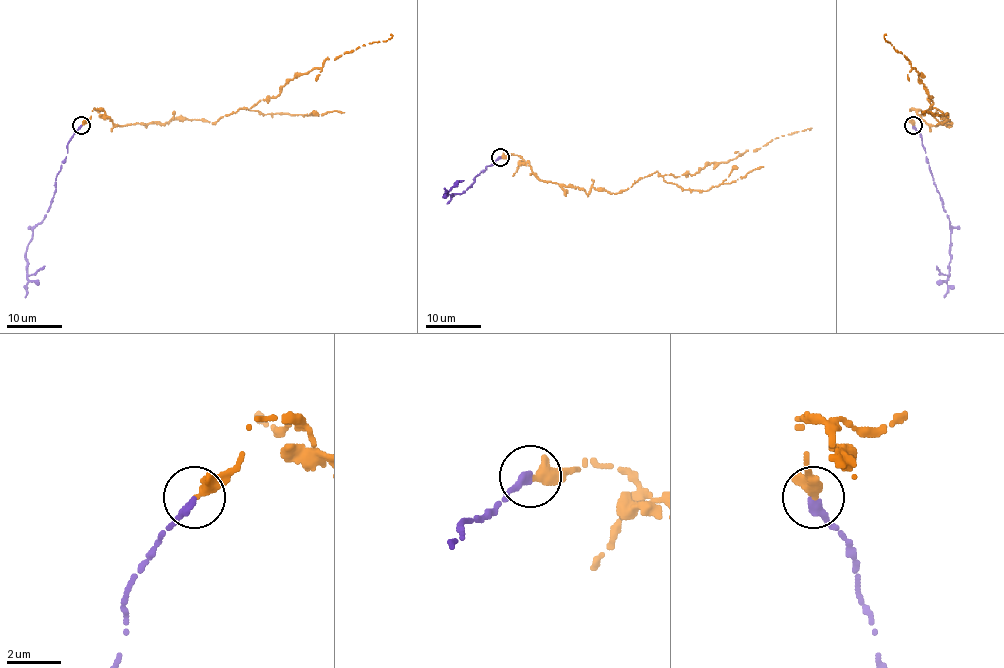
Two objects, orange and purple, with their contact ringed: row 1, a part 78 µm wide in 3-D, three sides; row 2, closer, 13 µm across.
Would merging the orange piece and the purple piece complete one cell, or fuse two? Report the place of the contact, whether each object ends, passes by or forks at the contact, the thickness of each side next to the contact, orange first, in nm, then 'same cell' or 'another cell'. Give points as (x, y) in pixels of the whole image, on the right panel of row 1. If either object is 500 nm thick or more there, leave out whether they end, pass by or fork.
at (913, 125); orange passes by; purple ends there; 280 nm thick on the orange side, 320 nm on the other; another cell

